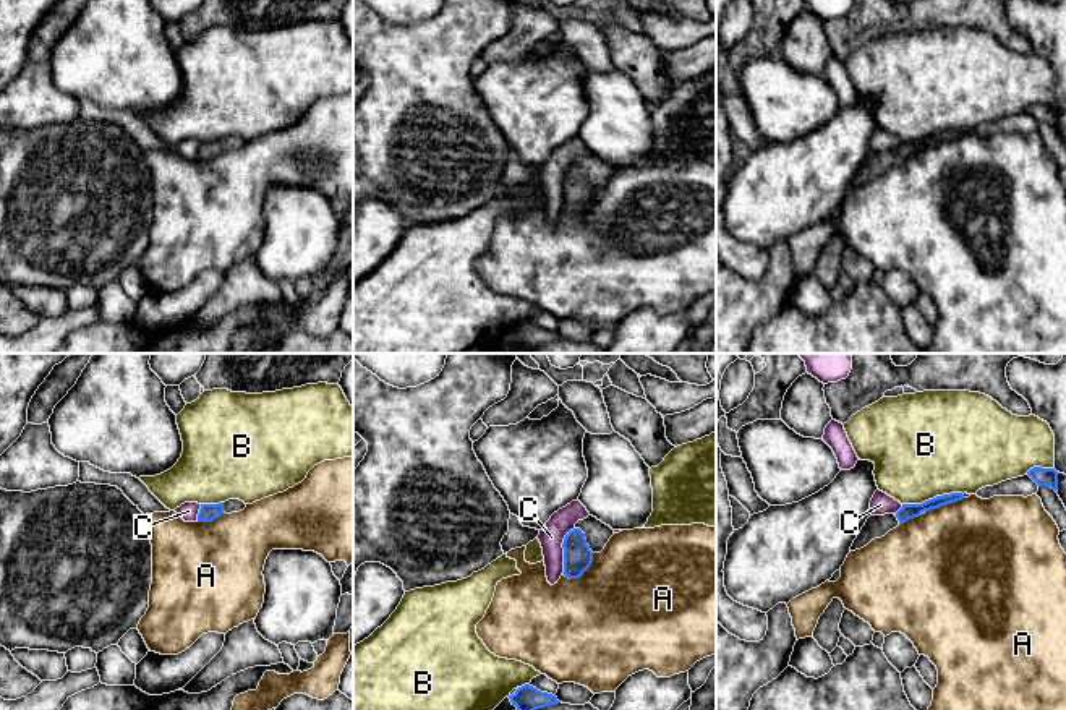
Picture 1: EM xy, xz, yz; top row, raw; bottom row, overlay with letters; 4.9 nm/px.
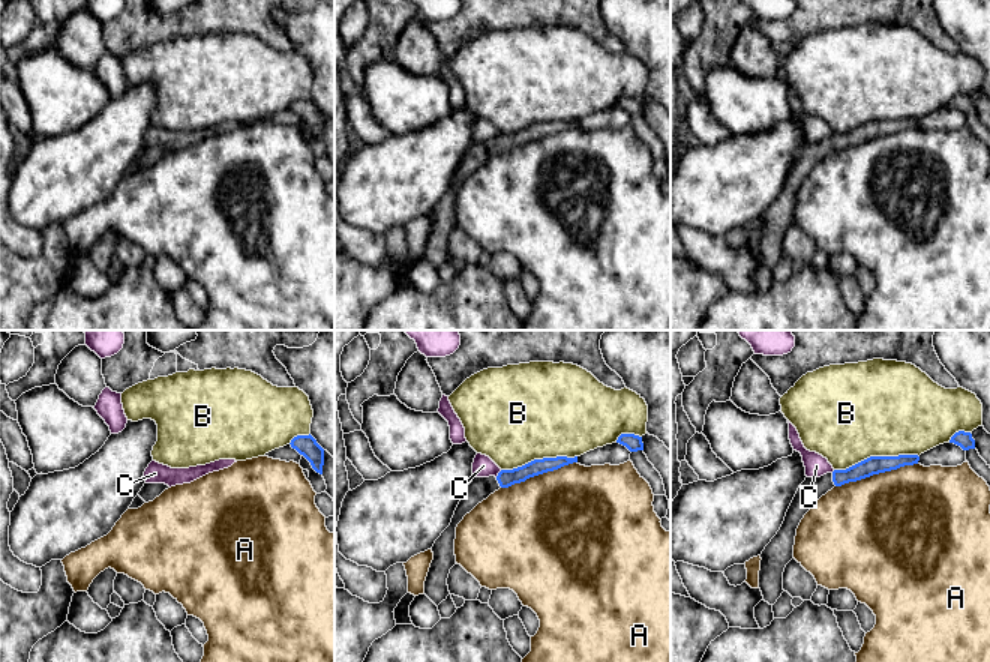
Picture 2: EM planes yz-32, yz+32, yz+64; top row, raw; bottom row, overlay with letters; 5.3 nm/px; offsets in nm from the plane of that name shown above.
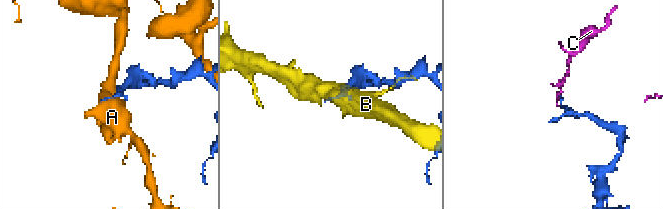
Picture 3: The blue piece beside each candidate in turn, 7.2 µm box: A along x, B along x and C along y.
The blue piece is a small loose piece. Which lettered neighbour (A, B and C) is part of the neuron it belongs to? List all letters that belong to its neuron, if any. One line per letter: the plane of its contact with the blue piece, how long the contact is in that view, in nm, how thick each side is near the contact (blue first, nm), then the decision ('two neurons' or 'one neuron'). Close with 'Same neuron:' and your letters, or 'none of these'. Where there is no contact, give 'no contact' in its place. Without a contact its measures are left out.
A: contact in xz; length 190 nm; calibres 140 and 500 nm; two neurons
B: contact in yz; length 300 nm; calibres 80 and 480 nm; two neurons
C: contact in xz; length 240 nm; calibres 140 and 130 nm; two neurons
Same neuron: none of these

